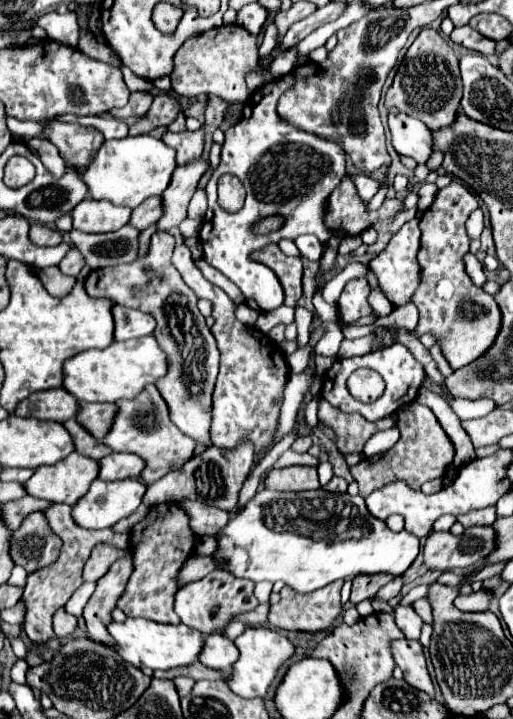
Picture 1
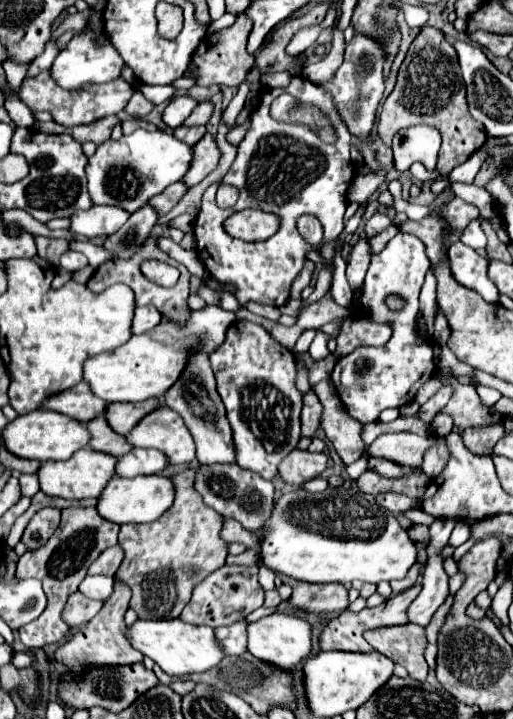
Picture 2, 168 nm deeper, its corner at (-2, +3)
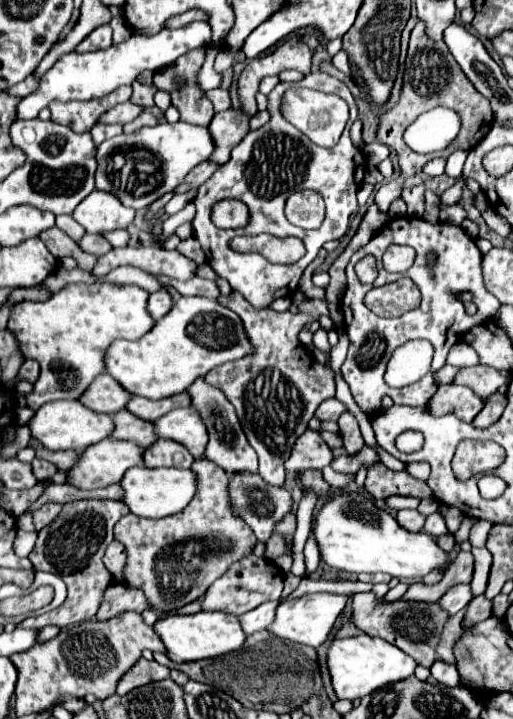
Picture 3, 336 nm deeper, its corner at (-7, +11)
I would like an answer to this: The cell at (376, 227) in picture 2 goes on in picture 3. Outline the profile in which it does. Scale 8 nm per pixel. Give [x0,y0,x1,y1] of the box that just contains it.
[374,22,494,212]

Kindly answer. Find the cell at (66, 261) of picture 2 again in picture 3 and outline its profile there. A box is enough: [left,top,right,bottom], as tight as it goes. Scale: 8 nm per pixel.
[78,234,112,256]

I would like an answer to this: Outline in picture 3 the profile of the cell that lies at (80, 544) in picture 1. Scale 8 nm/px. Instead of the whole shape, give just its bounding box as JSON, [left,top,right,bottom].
[18,500,128,628]

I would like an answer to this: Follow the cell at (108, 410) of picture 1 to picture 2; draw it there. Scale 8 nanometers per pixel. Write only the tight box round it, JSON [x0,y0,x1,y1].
[105,398,161,436]

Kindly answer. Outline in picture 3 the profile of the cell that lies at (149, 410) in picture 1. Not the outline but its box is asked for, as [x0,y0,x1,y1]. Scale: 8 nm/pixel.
[156,408,208,460]

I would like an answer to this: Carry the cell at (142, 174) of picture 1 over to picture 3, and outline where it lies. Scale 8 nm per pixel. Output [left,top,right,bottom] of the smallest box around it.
[96,122,214,210]

